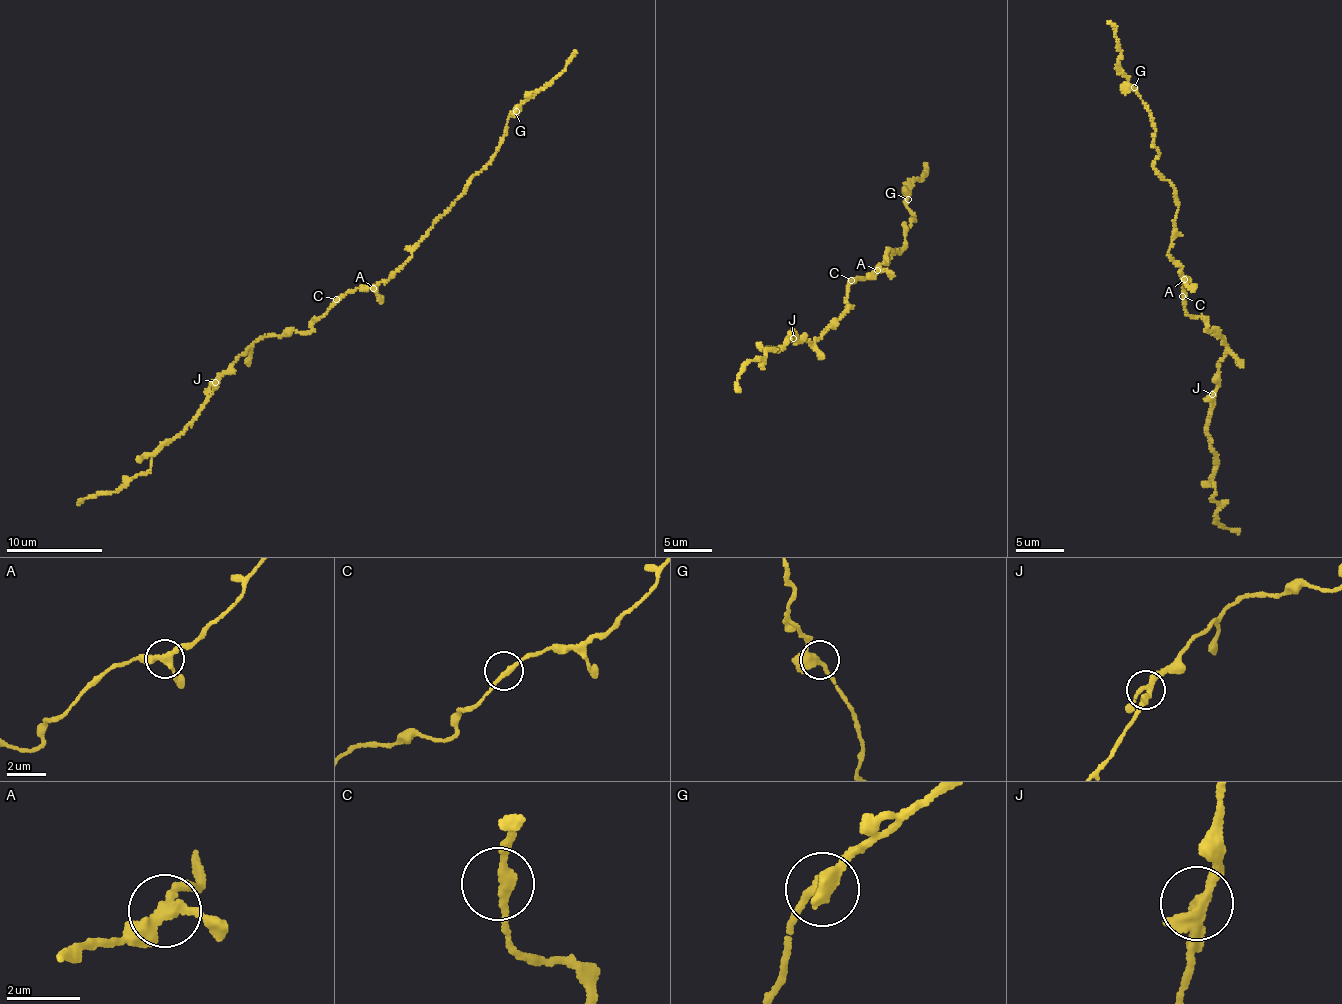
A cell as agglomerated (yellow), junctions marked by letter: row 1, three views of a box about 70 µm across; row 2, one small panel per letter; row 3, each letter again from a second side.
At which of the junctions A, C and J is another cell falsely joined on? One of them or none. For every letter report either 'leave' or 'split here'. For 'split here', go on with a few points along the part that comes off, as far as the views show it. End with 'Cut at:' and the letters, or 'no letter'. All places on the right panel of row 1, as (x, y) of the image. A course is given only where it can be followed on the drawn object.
A: leave
C: leave
J: leave
Cut at: no letter

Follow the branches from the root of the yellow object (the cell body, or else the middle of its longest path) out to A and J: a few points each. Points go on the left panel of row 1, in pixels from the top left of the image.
A: (337, 302), (358, 288), (373, 287)
J: (337, 302), (315, 318), (309, 332), (287, 331), (281, 336), (263, 336), (215, 382)

